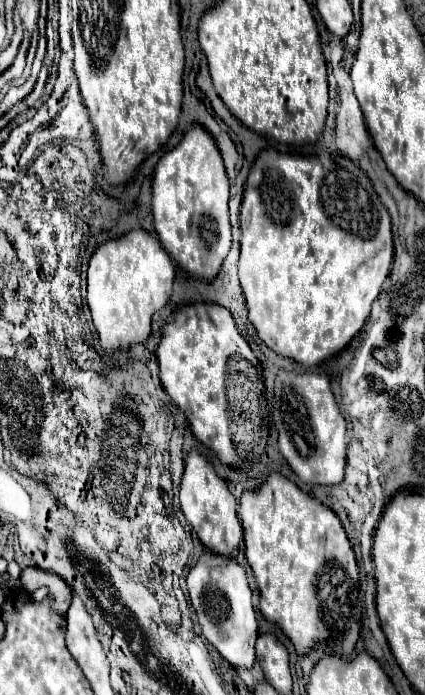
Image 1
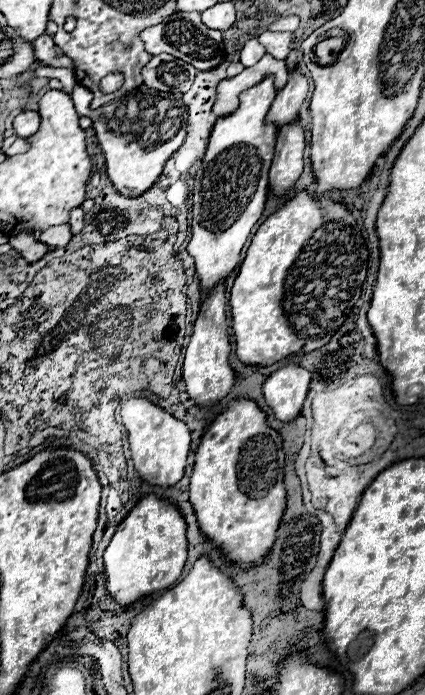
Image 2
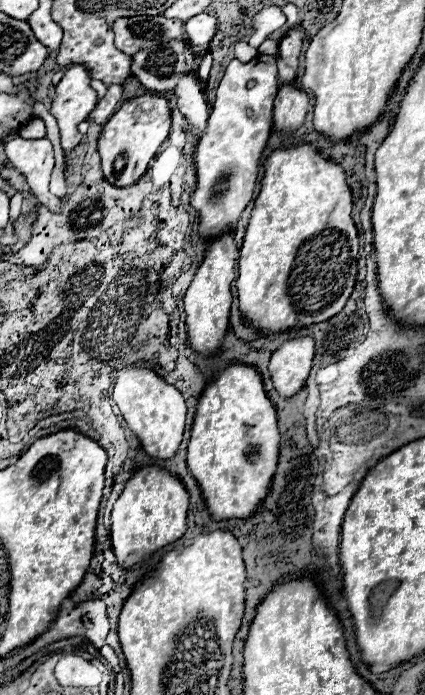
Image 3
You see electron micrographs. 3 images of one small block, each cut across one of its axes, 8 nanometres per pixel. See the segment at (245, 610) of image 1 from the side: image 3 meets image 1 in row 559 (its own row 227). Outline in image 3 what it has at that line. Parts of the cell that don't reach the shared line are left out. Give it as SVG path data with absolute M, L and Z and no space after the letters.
M258 54L248 64L232 60L226 66L224 78L216 90L216 102L212 106L212 114L208 118L206 134L200 138L196 146L196 192L190 196L190 204L200 212L200 236L204 240L212 240L216 234L220 236L224 230L234 230L242 210L252 200L254 184L258 178L258 164L262 150L268 142L272 130L272 102L278 92L278 72L276 58Z

